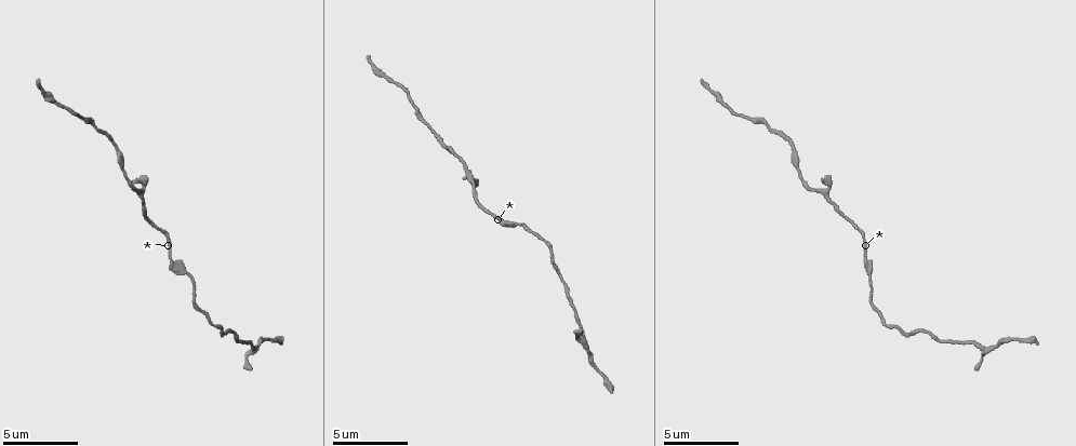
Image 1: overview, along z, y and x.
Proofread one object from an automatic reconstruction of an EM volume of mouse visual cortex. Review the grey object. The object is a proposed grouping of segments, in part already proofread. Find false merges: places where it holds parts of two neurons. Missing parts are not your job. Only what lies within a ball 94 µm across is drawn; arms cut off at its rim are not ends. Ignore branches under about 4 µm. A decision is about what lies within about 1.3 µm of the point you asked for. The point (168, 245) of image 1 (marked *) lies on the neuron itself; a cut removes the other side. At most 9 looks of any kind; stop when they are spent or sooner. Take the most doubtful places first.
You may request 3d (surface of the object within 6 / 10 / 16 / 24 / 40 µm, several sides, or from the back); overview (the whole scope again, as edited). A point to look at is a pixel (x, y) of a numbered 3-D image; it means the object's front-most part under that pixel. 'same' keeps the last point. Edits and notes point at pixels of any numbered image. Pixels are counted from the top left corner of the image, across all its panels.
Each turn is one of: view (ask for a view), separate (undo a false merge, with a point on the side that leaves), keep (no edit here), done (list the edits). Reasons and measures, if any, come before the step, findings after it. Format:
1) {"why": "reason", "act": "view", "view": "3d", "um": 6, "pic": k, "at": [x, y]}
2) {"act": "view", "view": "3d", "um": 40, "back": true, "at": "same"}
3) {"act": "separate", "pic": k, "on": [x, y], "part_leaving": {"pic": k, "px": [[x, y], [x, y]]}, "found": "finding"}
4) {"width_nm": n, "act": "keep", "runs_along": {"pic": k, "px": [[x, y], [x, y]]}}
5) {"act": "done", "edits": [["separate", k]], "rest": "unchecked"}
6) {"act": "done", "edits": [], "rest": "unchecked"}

{"why": "two arms in line, one across", "act": "view", "view": "3d", "um": 6, "pic": 1, "at": [976, 345]}

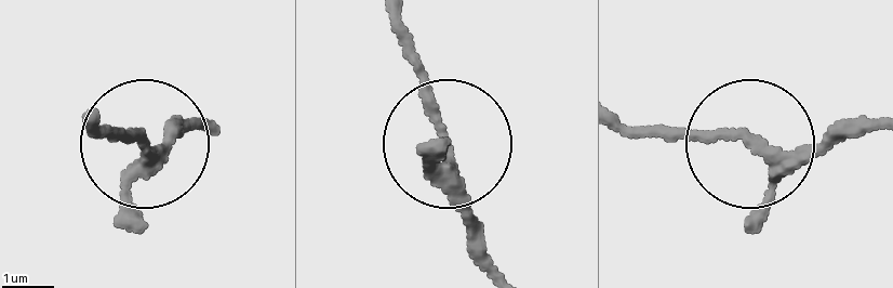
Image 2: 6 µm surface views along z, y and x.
{"act": "view", "view": "3d", "um": 6, "back": true, "pic": 2, "at": [759, 142]}

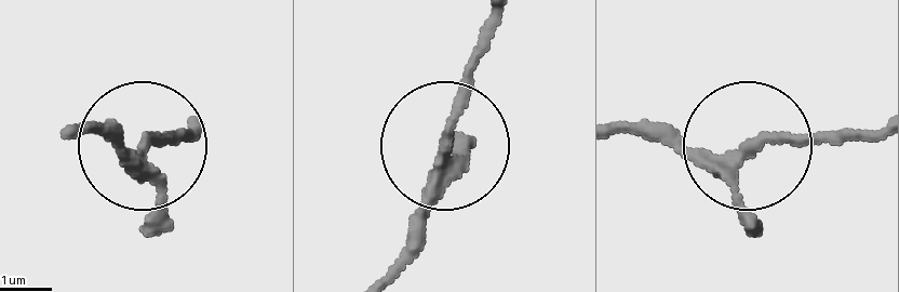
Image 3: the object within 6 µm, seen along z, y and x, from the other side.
{"width_nm": 200, "act": "keep", "found": "one neuron here"}

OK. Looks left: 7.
{"why": "thick turns thin", "act": "view", "view": "3d", "um": 10, "pic": 1, "at": [870, 278]}

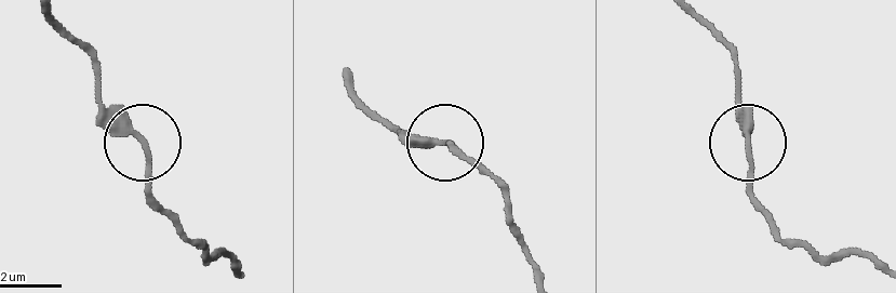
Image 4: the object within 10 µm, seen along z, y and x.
{"act": "keep", "runs_along": {"pic": 4, "px": [[94, 79], [102, 107], [145, 154], [148, 192], [161, 213]]}, "found": "all the same neuron"}

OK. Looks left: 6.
{"why": "thick turns thin", "act": "view", "view": "3d", "um": 6, "pic": 1, "at": [158, 226]}

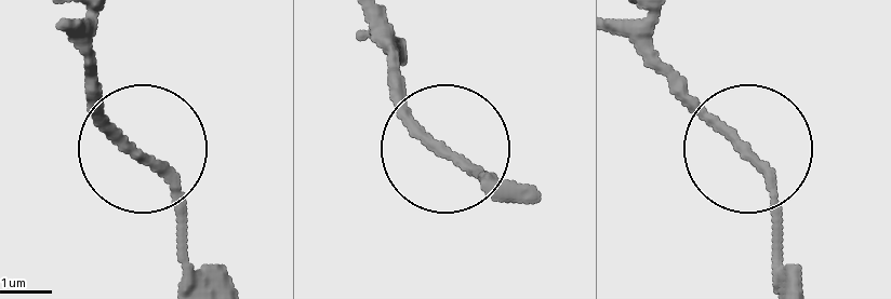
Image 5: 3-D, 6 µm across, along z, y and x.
{"act": "view", "view": "3d", "um": 6, "back": true, "pic": 5, "at": [744, 152]}

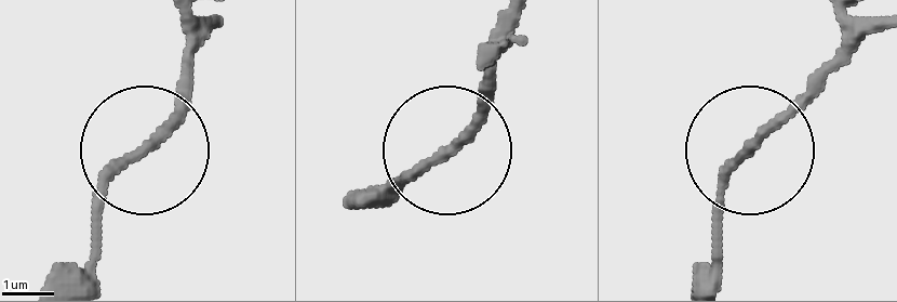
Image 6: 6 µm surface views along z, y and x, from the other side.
{"act": "keep", "runs_along": {"pic": 6, "px": [[717, 211], [730, 176], [854, 51]]}, "found": "all the same neuron"}

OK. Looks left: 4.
{"why": "thick turns thin", "act": "view", "view": "3d", "um": 10, "pic": 1, "at": [793, 147]}

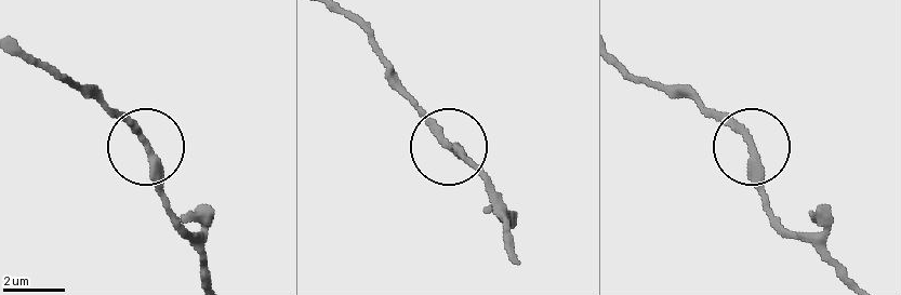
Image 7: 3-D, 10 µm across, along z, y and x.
{"why": "closer look", "act": "view", "view": "3d", "um": 6, "pic": 7, "at": [142, 139]}

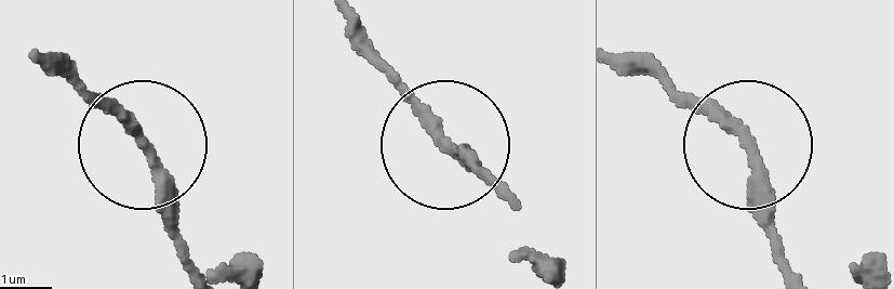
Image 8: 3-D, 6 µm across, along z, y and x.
{"act": "keep", "runs_along": {"pic": 8, "px": [[200, 278], [161, 161], [50, 63]]}, "found": "continuous, no second neuron"}

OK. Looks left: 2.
{"act": "done", "edits": [], "rest": "unchecked"}

